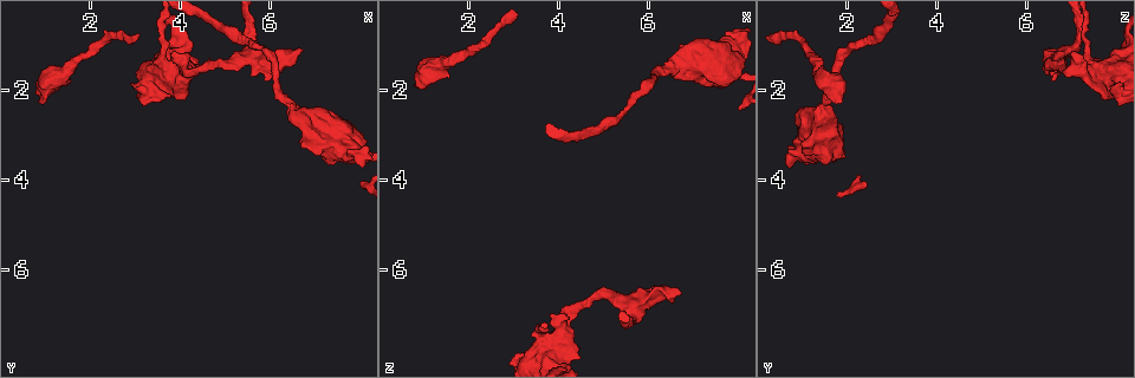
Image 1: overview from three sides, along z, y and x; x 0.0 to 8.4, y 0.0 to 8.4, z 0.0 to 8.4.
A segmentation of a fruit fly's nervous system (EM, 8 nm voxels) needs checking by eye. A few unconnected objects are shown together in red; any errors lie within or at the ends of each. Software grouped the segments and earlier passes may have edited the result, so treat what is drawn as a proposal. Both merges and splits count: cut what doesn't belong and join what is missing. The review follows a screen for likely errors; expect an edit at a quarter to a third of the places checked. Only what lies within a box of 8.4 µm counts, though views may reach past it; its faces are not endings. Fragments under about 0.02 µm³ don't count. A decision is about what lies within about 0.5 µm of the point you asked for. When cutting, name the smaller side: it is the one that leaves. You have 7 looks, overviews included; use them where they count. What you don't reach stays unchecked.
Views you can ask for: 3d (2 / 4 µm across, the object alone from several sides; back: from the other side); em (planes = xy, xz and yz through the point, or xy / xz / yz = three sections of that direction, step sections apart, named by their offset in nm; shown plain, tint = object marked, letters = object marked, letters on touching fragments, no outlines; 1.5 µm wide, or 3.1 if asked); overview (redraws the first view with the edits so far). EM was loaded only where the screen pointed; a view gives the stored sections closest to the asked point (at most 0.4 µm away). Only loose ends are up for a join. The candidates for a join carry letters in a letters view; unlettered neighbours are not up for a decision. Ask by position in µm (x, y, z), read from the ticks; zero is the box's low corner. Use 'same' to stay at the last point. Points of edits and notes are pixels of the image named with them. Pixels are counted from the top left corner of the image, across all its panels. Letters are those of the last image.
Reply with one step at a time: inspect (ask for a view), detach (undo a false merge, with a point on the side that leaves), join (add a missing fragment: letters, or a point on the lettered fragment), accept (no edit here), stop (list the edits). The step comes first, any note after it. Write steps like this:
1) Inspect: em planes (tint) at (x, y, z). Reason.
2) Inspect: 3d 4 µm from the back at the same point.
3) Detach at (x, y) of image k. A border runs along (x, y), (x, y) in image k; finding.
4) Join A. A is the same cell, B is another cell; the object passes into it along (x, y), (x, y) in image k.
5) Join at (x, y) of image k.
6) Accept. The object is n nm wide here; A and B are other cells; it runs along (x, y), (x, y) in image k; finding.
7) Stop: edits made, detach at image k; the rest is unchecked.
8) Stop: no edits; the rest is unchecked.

Inspect: 3d 2 µm at (0.85, 2.25, 1.90). Free end.

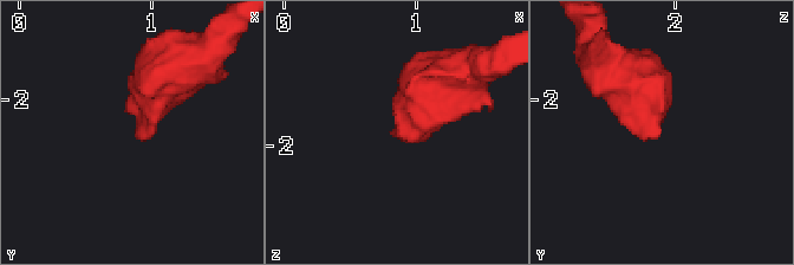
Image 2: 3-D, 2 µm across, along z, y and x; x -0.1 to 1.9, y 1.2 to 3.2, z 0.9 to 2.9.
Inspect: em planes (tint) at (0.90, 2.28, 1.84). Now the EM.

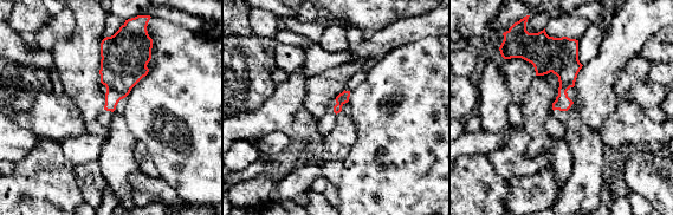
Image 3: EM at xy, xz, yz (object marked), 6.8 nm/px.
Inspect: em planes (letters) at the same point.

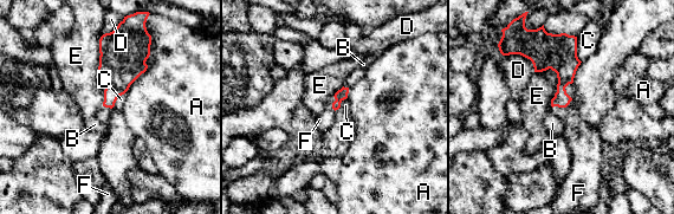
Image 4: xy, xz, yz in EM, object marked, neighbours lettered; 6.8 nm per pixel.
Join F. F is the same cell, A, B, C, D and E are other cells; the object passes into it along (565, 70), (562, 106), (582, 137) in image 4; it goes on there.

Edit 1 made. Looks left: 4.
Inspect: overview.

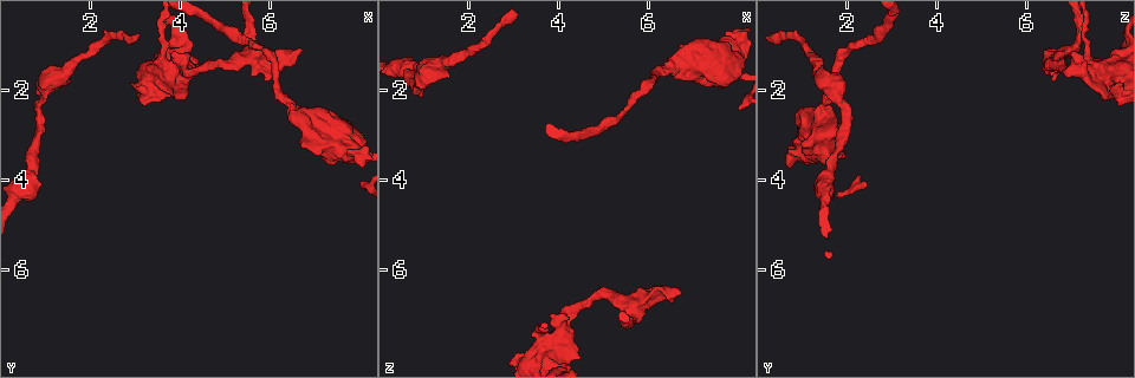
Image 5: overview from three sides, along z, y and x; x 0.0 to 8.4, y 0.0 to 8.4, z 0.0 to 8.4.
Inspect: em yz step 8 (tint) at (6.45, 2.35, 1.45). Sudden change in width.

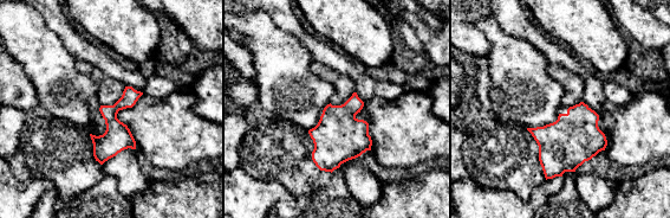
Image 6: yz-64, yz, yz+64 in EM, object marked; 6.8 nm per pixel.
Inspect: em planes (letters) at the same point. Cut it another way.

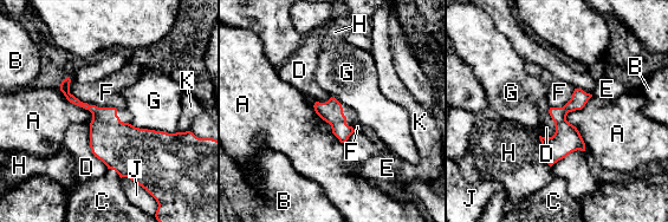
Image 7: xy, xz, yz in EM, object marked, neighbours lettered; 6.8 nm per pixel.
Accept. A, B, C, D, E, F, G, H, J and K are other cells; a border runs along (69, 77), (70, 92), (86, 103) in image 7; one neuron here.

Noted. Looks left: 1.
Stop: edits made, join at image 4; the rest is unchecked.

